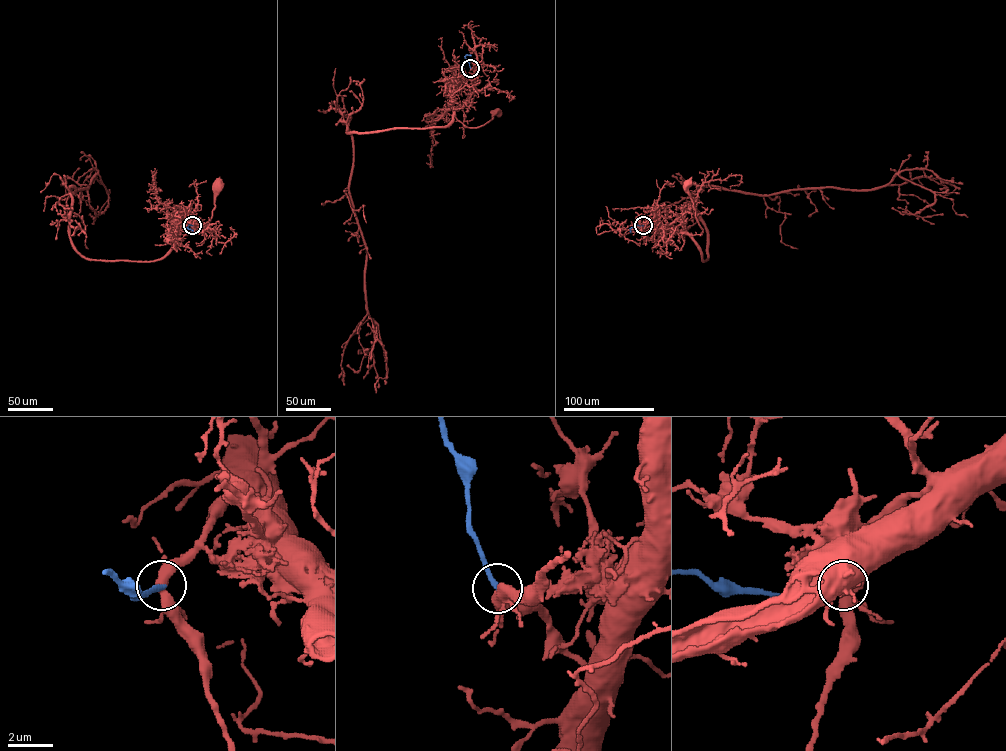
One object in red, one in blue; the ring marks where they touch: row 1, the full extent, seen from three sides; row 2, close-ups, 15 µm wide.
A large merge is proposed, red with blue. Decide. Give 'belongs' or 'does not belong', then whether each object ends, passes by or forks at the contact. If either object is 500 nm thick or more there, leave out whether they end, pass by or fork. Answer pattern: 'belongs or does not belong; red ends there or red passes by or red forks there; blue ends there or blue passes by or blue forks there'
does not belong; red forks there; blue ends there

